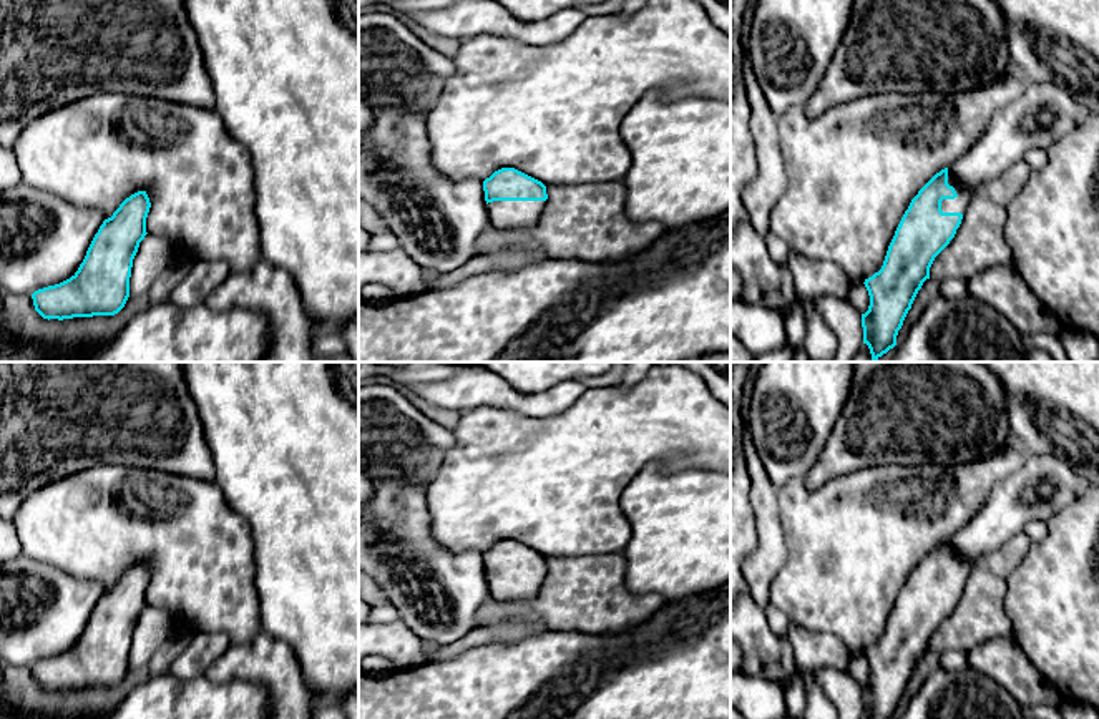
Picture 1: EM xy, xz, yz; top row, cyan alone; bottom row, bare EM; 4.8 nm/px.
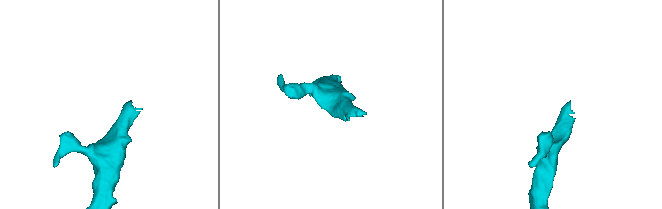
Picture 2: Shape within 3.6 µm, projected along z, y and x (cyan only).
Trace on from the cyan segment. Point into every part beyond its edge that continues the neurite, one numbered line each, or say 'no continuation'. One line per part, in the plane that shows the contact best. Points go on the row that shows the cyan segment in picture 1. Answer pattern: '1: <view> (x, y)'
1: yz (958, 205)

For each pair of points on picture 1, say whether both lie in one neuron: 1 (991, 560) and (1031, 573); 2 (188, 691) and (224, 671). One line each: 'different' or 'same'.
1: different
2: different

